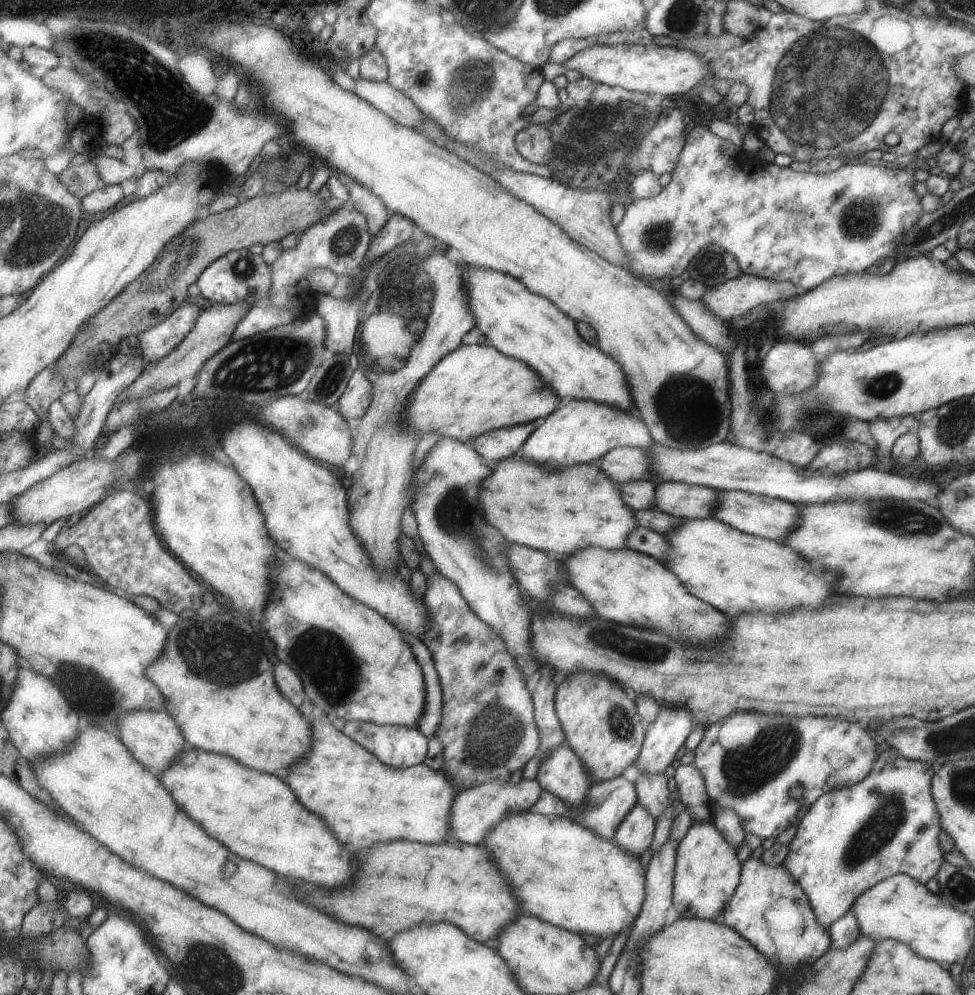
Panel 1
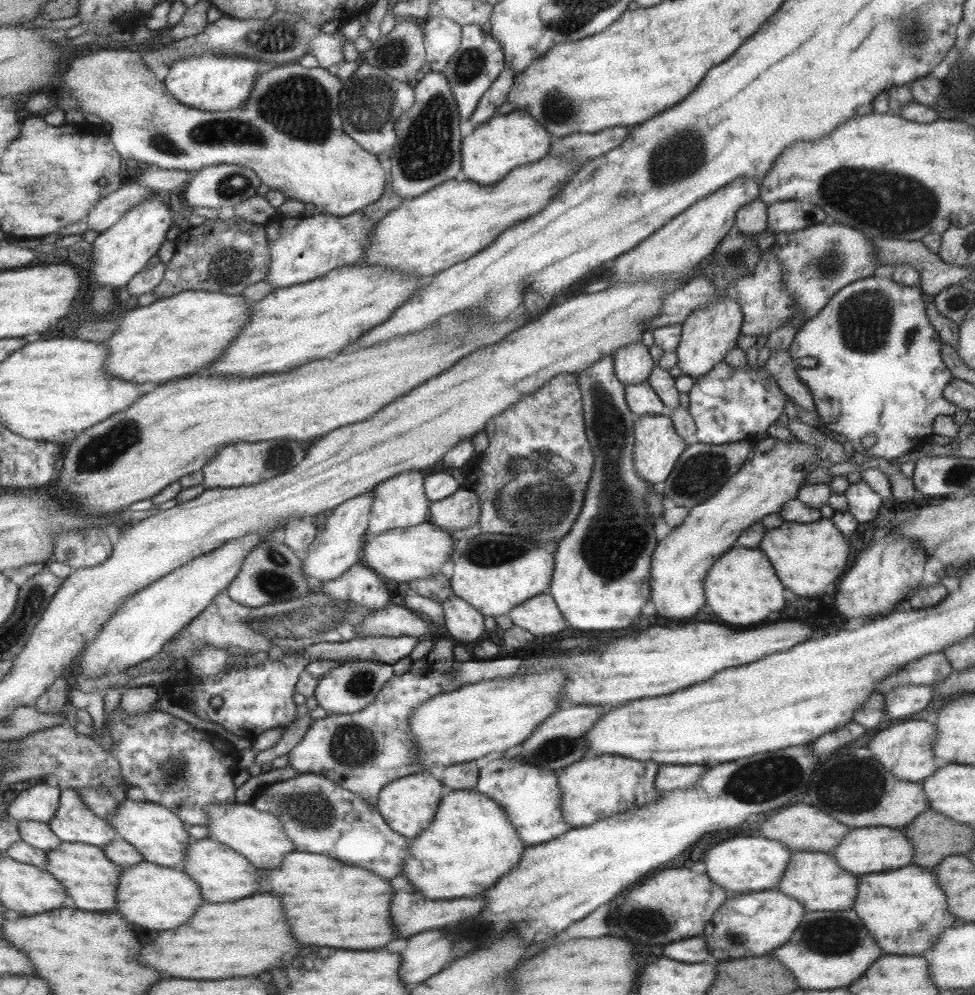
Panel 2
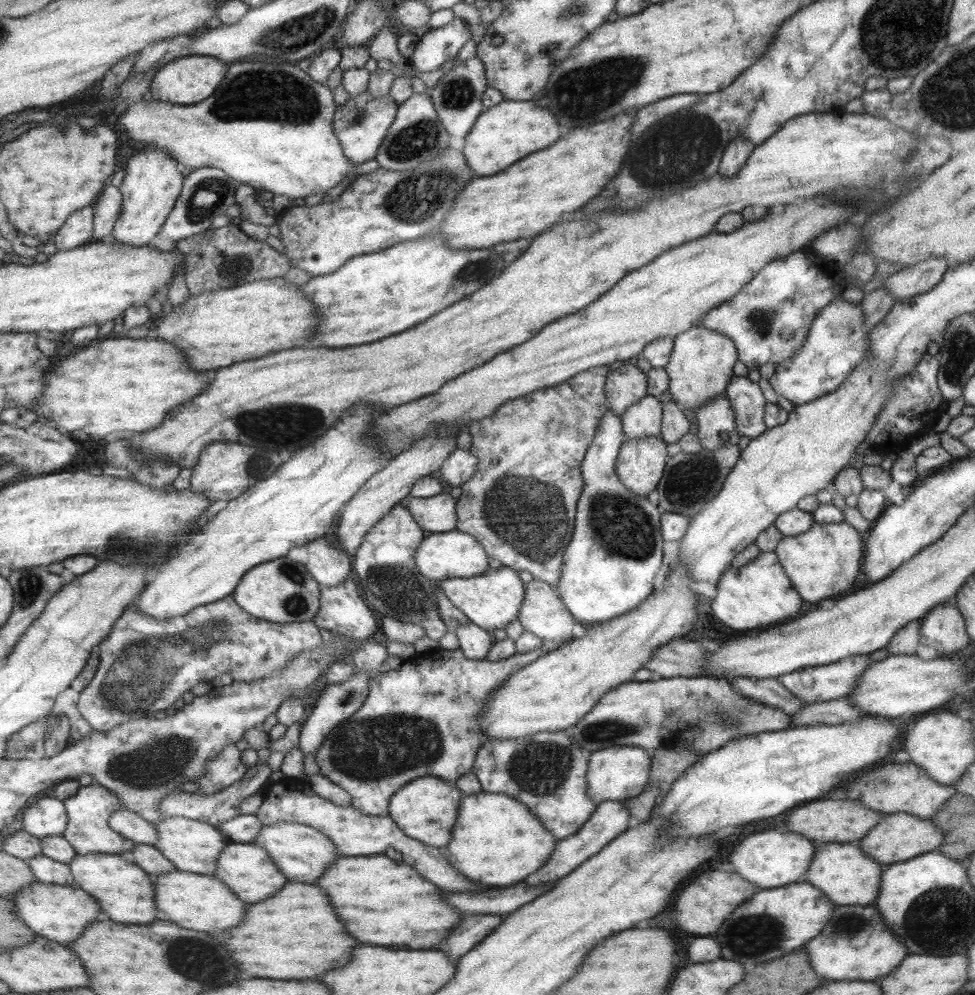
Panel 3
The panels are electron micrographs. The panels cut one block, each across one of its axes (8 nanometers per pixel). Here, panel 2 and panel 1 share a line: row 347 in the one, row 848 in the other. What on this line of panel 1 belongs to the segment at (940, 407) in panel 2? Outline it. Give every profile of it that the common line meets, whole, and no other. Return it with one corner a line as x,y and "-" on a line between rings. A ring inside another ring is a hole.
891,748
879,753
871,772
861,782
831,789
806,808
807,812
796,824
782,865
803,890
811,912
823,930
845,916
859,894
886,878
906,874
921,884
929,878
936,878
937,869
944,858
938,843
941,832
939,813
935,810
930,791
930,780
935,769
932,764
907,760

